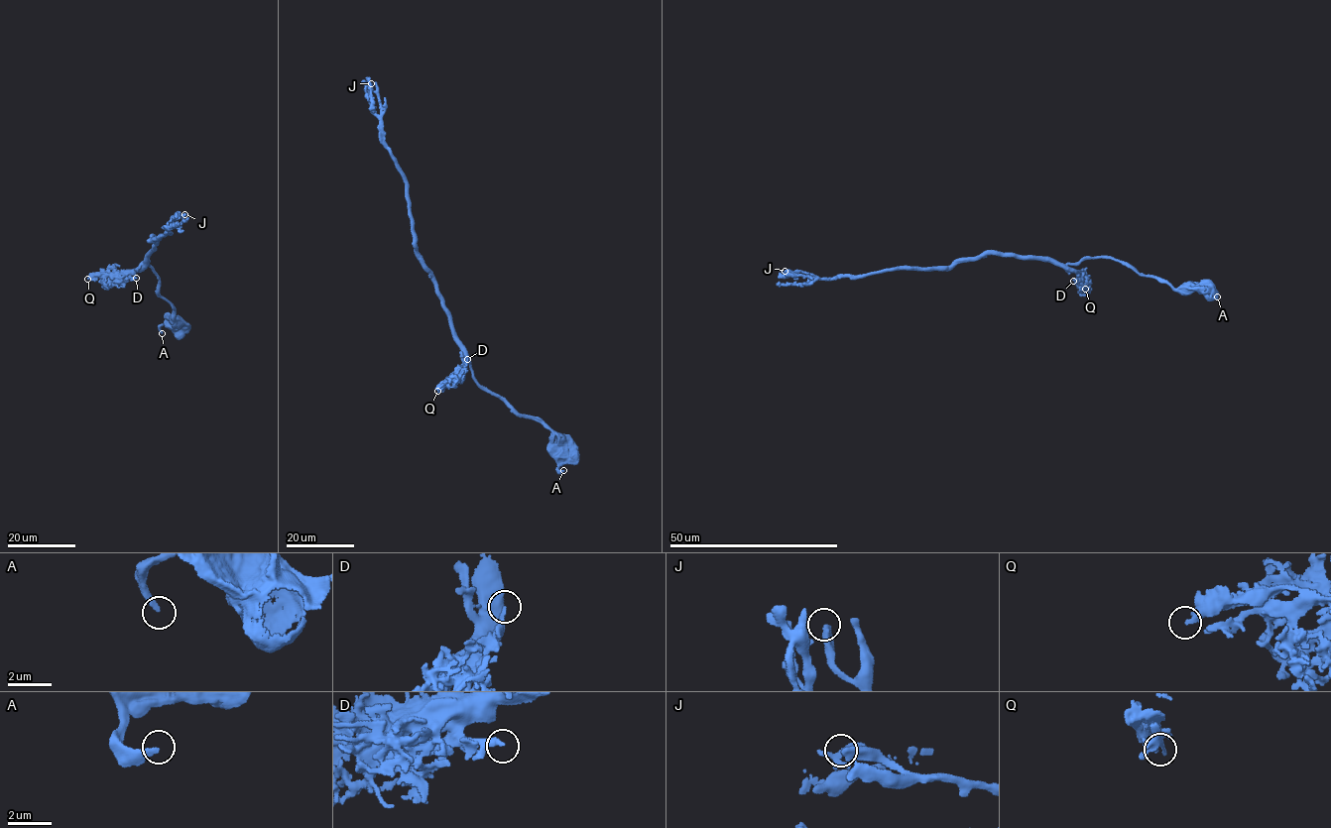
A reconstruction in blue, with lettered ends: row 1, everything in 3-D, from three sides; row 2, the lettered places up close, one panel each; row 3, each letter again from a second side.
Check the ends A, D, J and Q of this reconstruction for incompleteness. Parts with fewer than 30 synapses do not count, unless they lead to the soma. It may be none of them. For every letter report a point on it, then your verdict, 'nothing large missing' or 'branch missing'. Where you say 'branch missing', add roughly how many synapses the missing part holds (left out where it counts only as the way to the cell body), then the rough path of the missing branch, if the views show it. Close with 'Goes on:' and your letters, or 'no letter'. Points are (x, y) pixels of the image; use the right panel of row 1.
A: at (1217, 296); nothing large missing
D: at (1073, 281); nothing large missing
J: at (785, 271); nothing large missing
Q: at (1085, 289); branch missing; about 50 synapses; missing branch runs (1085, 289), (1087, 307)
Goes on: Q

